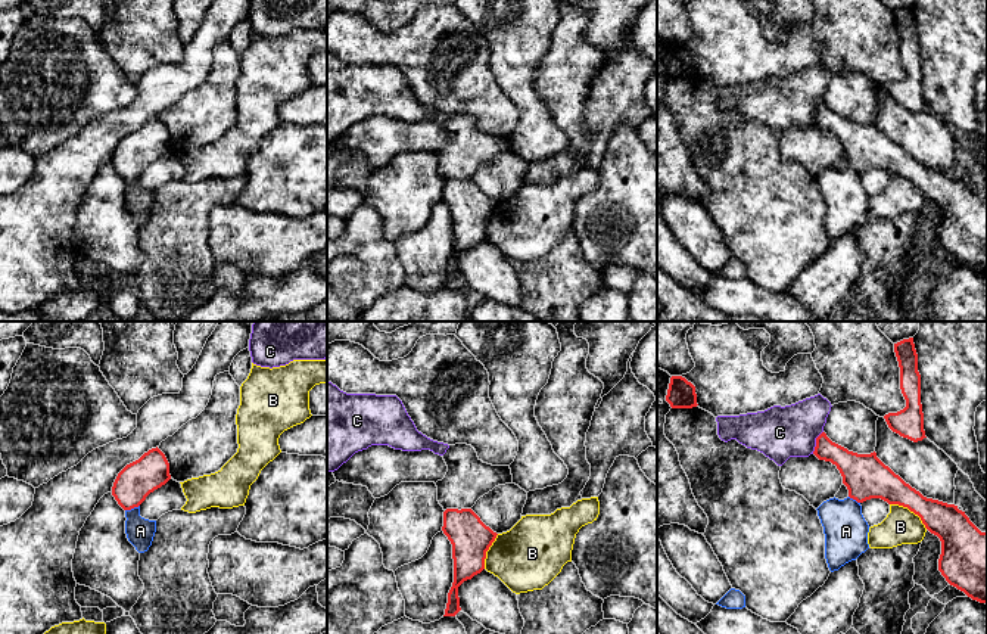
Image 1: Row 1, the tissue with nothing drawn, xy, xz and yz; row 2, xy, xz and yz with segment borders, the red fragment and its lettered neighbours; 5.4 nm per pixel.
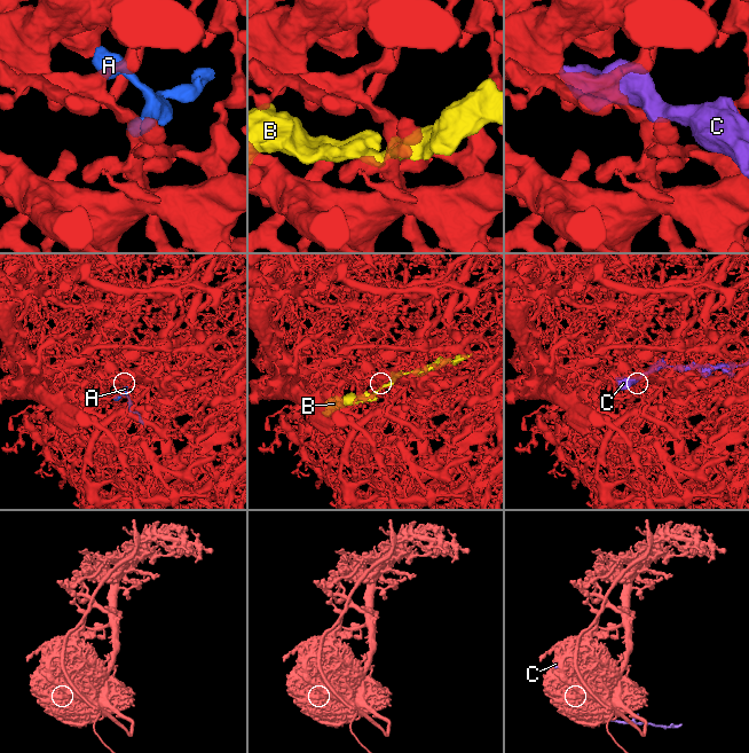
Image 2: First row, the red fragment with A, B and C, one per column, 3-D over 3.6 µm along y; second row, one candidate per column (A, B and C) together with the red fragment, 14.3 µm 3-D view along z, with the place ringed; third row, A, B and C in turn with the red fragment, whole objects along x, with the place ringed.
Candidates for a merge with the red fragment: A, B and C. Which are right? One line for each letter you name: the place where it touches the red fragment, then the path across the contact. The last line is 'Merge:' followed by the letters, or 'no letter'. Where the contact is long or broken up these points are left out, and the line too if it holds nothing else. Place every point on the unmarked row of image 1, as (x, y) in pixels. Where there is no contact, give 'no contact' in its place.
A: contact xy (131, 177); way xy (136, 151), (131, 157), (131, 177), (134, 195), (140, 201)
Merge: A

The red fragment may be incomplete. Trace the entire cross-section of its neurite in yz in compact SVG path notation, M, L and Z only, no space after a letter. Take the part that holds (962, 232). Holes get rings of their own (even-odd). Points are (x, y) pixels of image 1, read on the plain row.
M825 102L813 124L831 131L849 159L844 170L829 168L816 180L825 203L825 229L831 242L856 230L869 218L869 195L862 173L881 168L907 177L941 211L938 240L972 270L987 274L987 202L981 202L955 174L927 168L906 153L877 122L857 124L832 112Z

